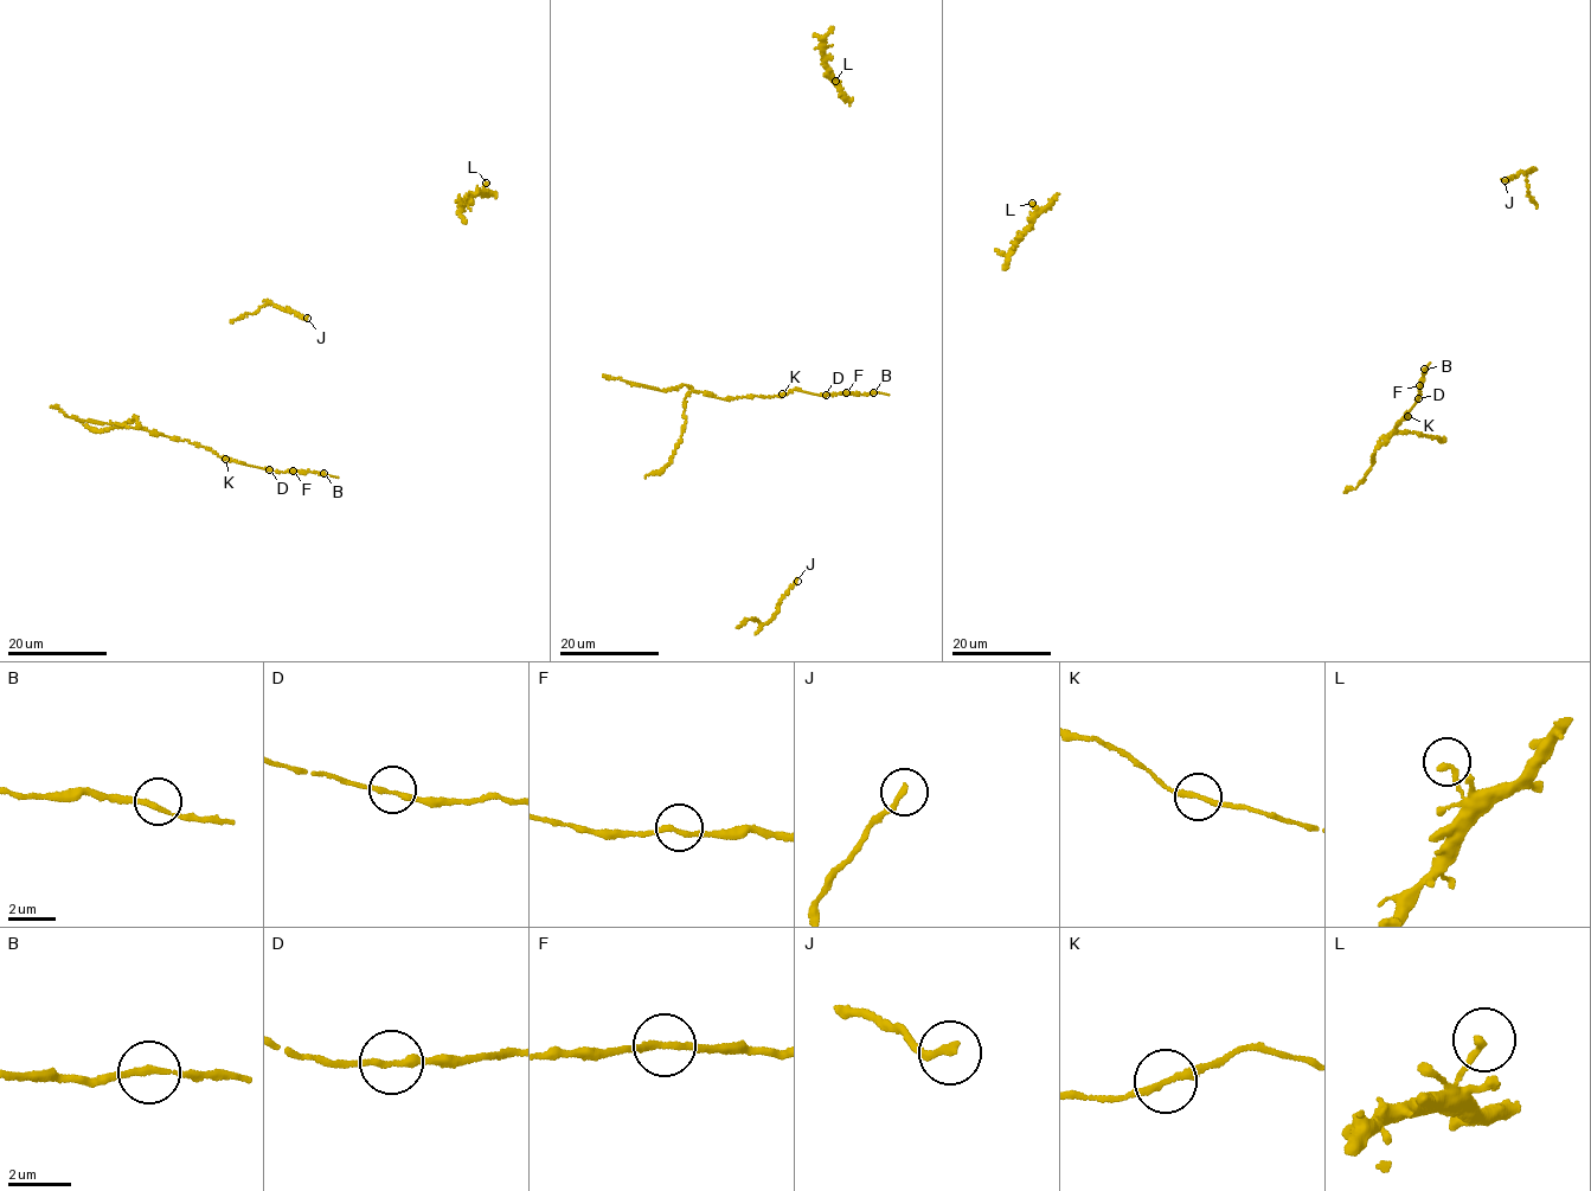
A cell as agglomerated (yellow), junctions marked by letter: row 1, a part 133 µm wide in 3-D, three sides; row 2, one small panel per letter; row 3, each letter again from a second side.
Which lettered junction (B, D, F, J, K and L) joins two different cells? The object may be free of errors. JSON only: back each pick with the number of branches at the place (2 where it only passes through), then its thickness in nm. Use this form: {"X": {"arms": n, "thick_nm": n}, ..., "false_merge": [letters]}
{"false_merge": []}

